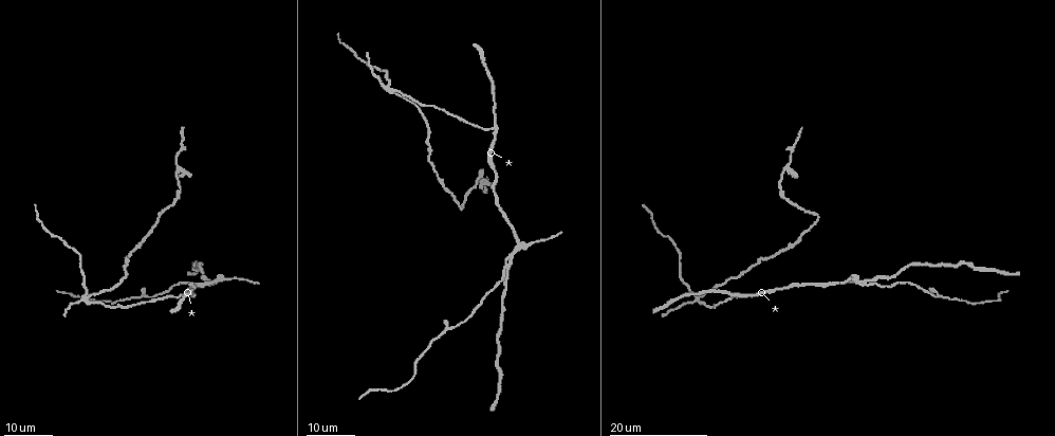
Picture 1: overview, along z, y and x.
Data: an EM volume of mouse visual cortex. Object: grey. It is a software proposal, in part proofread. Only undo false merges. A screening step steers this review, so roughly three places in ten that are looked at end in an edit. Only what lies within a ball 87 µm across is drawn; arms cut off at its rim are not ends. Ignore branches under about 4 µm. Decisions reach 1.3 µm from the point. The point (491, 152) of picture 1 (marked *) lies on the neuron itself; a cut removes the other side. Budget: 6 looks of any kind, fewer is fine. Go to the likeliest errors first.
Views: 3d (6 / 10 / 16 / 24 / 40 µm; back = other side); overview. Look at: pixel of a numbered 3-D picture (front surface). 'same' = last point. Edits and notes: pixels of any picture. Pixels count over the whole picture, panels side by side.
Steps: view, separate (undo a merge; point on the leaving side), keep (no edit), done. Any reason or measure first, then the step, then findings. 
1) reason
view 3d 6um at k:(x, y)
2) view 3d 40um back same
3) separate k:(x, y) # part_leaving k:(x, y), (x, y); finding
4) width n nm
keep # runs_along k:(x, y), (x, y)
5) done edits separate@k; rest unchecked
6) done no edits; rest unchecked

view 3d 24um at 1:(84, 297)

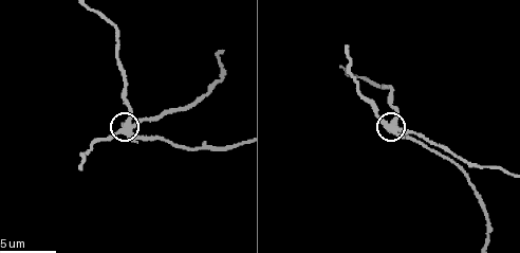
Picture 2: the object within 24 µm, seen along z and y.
view 3d 10um at 2:(129, 126)

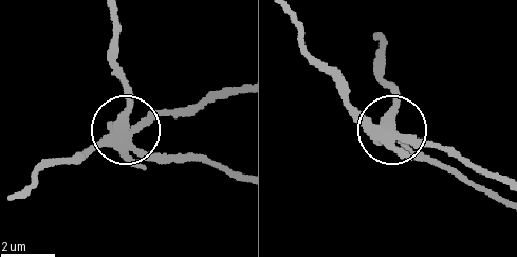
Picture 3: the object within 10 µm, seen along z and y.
view 3d 6um at 3:(130, 128)

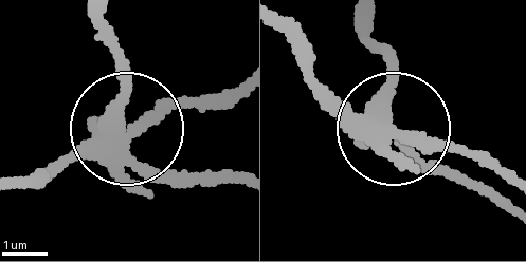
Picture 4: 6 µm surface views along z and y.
separate 4:(60, 169) # part_leaving 4:(112, 149), (177, 108), (234, 96); two neurons meet here

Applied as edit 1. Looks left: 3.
two arms in line, one across
view 3d 24um at 1:(522, 248)

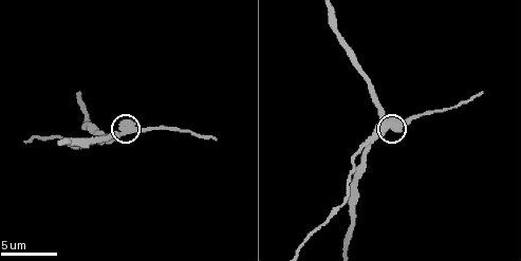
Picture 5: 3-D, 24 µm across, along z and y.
view 3d 10um at 5:(122, 133)

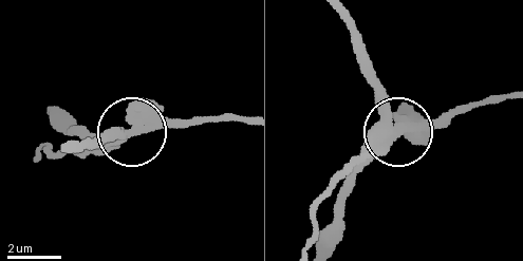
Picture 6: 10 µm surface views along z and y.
view 3d 6um at 6:(397, 132)

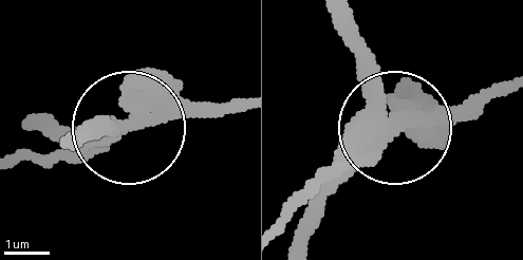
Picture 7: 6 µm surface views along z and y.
separate 7:(130, 88) # part_leaving 7:(361, 153), (282, 228); two neurons meet here

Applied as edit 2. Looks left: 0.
done edits separate@4, separate@7; rest unchecked

